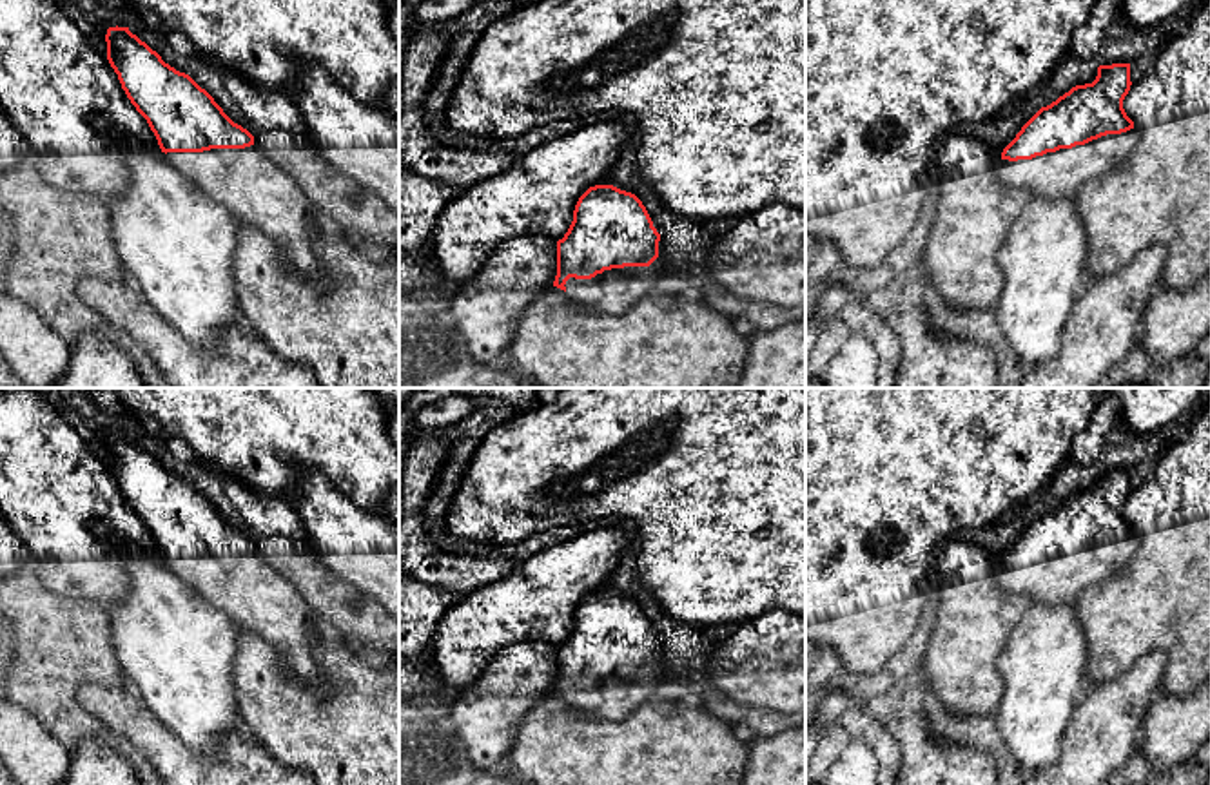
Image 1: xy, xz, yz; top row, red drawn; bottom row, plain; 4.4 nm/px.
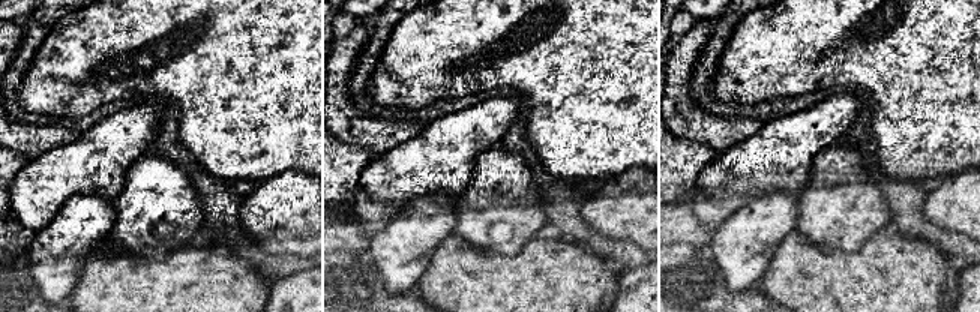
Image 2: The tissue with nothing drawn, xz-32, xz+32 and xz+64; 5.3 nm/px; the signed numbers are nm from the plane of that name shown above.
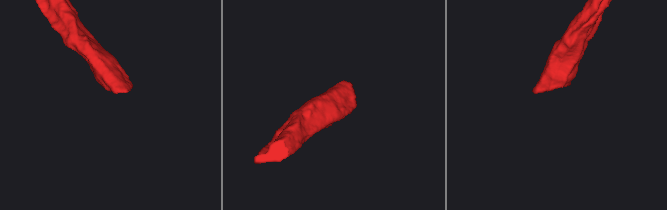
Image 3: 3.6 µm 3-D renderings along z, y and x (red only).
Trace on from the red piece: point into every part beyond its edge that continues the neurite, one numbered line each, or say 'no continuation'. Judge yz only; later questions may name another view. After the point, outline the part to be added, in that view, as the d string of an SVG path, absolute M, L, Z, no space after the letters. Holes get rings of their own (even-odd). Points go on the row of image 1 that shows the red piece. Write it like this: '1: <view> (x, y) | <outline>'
1: yz (1054, 174) | M1130 129L1032 160L1009 161L1000 158L994 169L1001 183L1025 189L1032 198L1076 198L1088 179L1119 167L1136 143L1137 132Z

